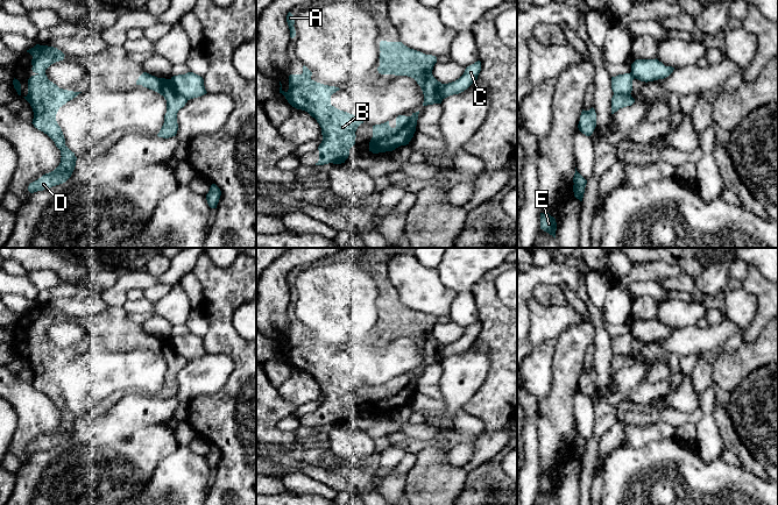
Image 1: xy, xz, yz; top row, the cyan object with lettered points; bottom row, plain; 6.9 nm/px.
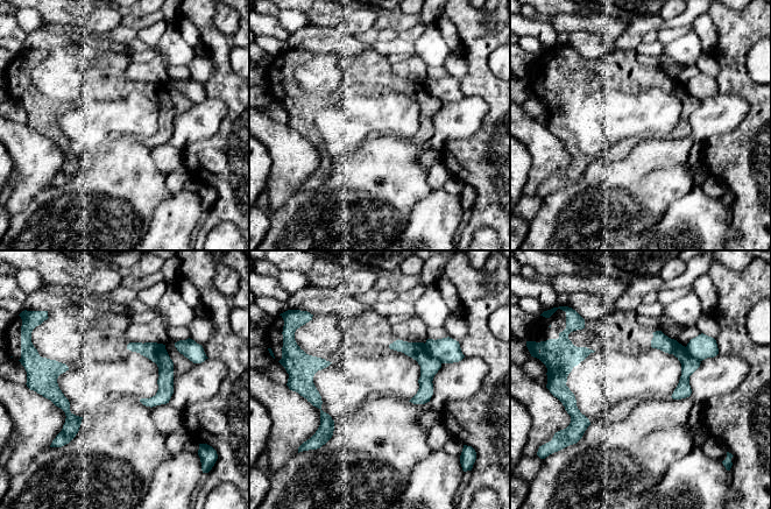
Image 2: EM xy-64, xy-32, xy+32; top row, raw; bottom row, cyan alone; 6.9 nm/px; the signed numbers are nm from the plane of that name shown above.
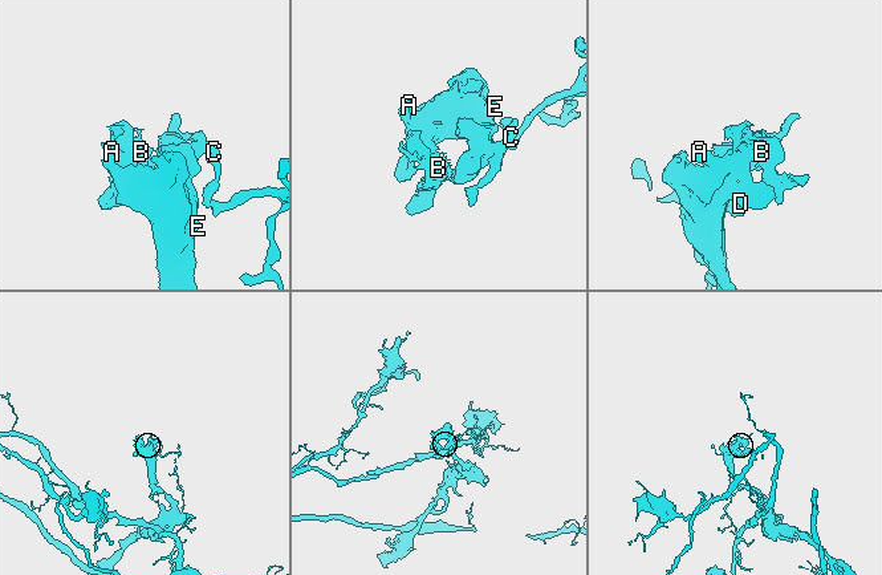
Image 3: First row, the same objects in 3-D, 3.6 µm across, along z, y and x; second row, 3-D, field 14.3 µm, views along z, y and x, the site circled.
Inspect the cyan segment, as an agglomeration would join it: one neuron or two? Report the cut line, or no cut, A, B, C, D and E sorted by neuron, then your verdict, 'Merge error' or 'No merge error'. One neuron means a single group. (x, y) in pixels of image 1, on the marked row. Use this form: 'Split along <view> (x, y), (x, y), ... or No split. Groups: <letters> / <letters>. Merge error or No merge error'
Split along xy (169, 79), (172, 87), (188, 99). Groups: A B D E / C. Merge error

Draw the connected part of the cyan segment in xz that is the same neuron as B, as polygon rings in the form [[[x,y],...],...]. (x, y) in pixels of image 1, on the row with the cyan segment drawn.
[[[304,65],[302,74],[289,76],[287,92],[280,81],[280,93],[292,107],[307,112],[320,126],[323,141],[318,147],[319,161],[316,165],[345,163],[355,144],[355,131],[363,121],[331,105],[331,95],[339,87],[317,83],[311,76],[312,72]]]

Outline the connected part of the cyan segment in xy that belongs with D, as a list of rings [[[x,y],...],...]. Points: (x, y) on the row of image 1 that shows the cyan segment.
[[[36,44],[27,52],[33,56],[31,70],[36,73],[28,79],[28,94],[23,97],[34,112],[31,123],[55,142],[62,156],[59,165],[54,171],[29,184],[28,191],[34,193],[65,183],[75,170],[77,157],[65,145],[65,138],[56,121],[56,114],[63,105],[82,92],[59,88],[45,74],[45,70],[51,64],[64,59],[65,55],[61,50]]]

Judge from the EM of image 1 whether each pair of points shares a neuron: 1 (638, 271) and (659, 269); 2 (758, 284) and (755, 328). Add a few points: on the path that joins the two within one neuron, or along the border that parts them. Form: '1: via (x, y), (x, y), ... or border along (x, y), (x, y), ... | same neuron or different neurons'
1: via (643, 271), (655, 271) | same neuron
2: via (764, 294), (764, 314), (762, 318) | same neuron

